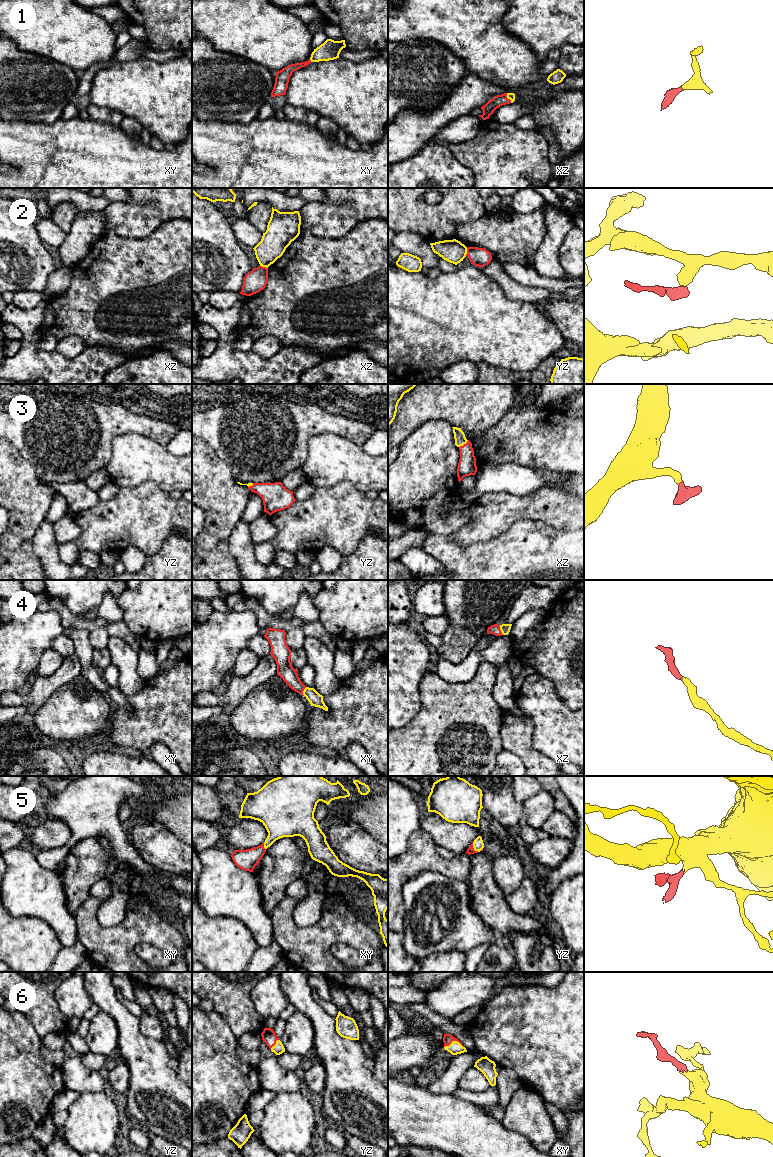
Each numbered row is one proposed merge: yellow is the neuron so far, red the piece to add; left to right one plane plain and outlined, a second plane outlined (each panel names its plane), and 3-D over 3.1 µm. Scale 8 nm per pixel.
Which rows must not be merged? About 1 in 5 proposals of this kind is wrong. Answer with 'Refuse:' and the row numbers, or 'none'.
Refuse: 2

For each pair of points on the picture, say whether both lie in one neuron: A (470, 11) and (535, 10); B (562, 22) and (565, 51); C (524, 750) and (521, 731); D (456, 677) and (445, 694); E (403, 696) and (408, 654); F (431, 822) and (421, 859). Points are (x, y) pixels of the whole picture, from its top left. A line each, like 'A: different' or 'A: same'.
A: different
B: different
C: same
D: different
E: same
F: different

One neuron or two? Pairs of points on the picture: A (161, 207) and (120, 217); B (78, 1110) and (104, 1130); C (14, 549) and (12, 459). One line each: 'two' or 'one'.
A: one
B: one
C: one

